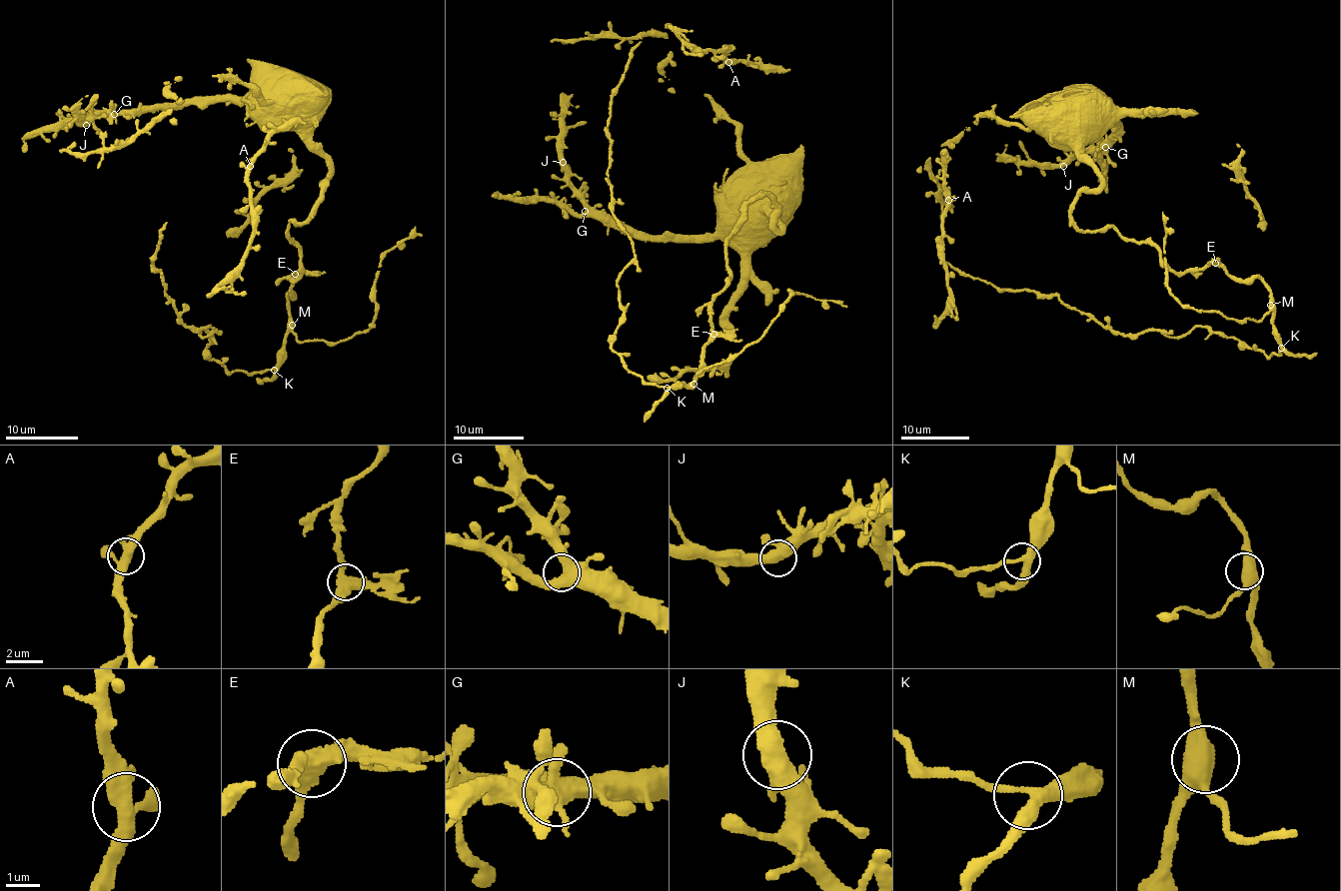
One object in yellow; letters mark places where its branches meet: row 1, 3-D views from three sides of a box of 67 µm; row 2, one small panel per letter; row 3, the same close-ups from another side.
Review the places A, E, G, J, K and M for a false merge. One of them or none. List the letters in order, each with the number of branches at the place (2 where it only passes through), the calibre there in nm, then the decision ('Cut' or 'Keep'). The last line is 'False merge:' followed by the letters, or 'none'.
A: Branches: 3. Thickness 400 nm. Keep
E: Branches: 3. Thickness 440 nm. Cut
G: Branches: 4. Thickness 500 nm. Keep
J: Branches: 3. Thickness 440 nm. Keep
K: Branches: 3. Thickness 320 nm. Keep
M: Branches: 3. Thickness 440 nm. Keep
False merge: E

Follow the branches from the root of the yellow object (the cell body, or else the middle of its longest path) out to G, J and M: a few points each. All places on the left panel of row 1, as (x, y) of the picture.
G: (294, 279), (300, 257), (288, 226), (305, 223), (329, 171), (299, 129), (277, 128), (231, 100), (114, 114)
J: (294, 279), (288, 226), (305, 223), (329, 171), (299, 129), (231, 100), (99, 113), (86, 125)
M: (294, 279), (290, 276), (293, 278), (294, 274), (289, 292), (292, 296), (289, 297), (292, 325)

